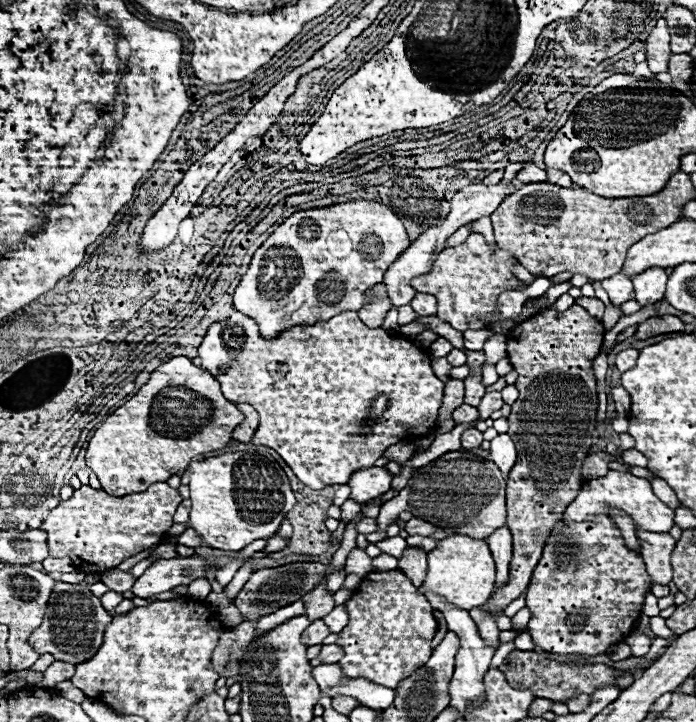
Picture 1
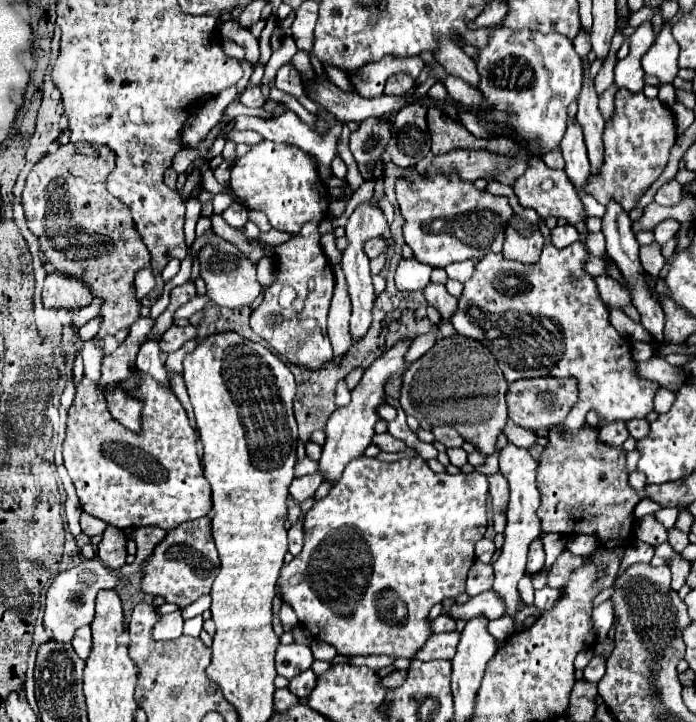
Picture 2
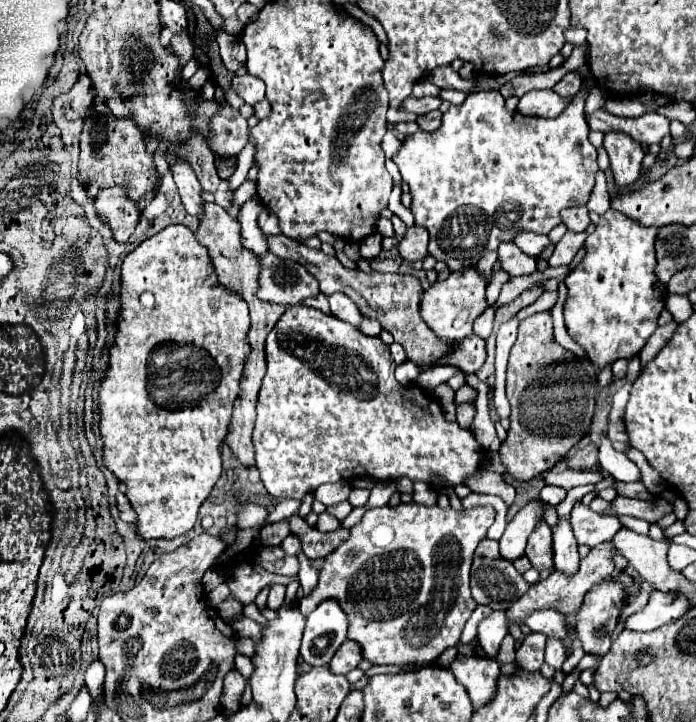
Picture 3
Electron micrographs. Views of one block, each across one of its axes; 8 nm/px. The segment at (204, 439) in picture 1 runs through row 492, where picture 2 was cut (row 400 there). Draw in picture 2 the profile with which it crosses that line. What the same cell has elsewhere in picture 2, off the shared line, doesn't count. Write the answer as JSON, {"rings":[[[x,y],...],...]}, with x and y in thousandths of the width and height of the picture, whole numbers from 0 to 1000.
{"rings":[[[167,537],[164,543],[158,543],[152,548],[155,554],[155,565],[161,571],[161,576],[181,590],[184,596],[198,598],[201,596],[201,568],[204,568],[204,557],[201,554],[190,554],[184,548],[184,543],[175,543],[175,537]]]}

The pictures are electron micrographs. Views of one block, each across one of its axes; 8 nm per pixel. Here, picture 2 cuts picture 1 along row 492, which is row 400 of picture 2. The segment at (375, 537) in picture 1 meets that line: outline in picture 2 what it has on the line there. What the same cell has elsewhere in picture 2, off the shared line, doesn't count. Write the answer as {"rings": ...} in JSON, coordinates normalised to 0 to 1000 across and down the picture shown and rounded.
{"rings":[[[652,463],[647,468],[629,468],[626,476],[606,493],[601,496],[578,521],[578,543],[575,543],[575,562],[583,573],[601,579],[601,582],[615,582],[621,590],[649,590],[658,596],[658,601],[670,612],[681,612],[695,632],[704,632],[713,618],[713,607],[721,598],[730,571],[727,571],[727,546],[730,529],[724,526],[721,512],[716,510],[713,496],[707,488],[687,471]]]}

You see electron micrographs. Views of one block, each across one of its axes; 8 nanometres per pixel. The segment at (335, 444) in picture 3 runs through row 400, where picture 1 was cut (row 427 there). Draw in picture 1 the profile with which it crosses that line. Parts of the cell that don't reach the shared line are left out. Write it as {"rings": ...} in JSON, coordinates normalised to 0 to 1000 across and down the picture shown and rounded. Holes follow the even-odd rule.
{"rings":[[[336,432],[330,440],[325,440],[322,446],[307,446],[296,465],[293,474],[284,482],[284,493],[290,499],[287,510],[299,512],[316,532],[319,532],[319,543],[325,548],[325,554],[342,560],[342,557],[356,557],[368,565],[368,571],[374,573],[374,590],[365,601],[365,615],[379,615],[391,623],[397,623],[408,640],[422,651],[422,657],[431,662],[431,668],[437,668],[443,676],[448,679],[460,679],[468,673],[480,673],[480,670],[497,670],[503,657],[517,651],[517,648],[532,648],[537,645],[537,640],[552,629],[552,623],[563,615],[572,615],[578,609],[598,609],[601,604],[615,601],[618,596],[626,593],[626,582],[635,565],[635,529],[624,521],[621,507],[618,507],[618,496],[609,485],[603,485],[595,474],[580,467],[568,467],[557,463],[549,454],[529,454],[514,443],[511,432],[494,432],[480,438],[471,446],[454,446],[451,452],[420,452],[414,457],[408,457],[405,463],[399,463],[391,471],[382,471],[365,440],[356,440],[348,432]],[[549,546],[555,551],[555,565],[549,568]]]}

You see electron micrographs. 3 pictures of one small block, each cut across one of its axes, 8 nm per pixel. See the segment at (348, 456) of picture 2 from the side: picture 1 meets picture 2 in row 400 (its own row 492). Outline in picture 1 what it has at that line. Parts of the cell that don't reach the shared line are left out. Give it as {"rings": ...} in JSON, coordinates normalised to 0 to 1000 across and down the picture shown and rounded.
{"rings":[[[532,648],[532,651],[514,651],[503,659],[503,693],[509,695],[529,695],[552,681],[560,679],[563,659],[555,654],[555,648]]]}

